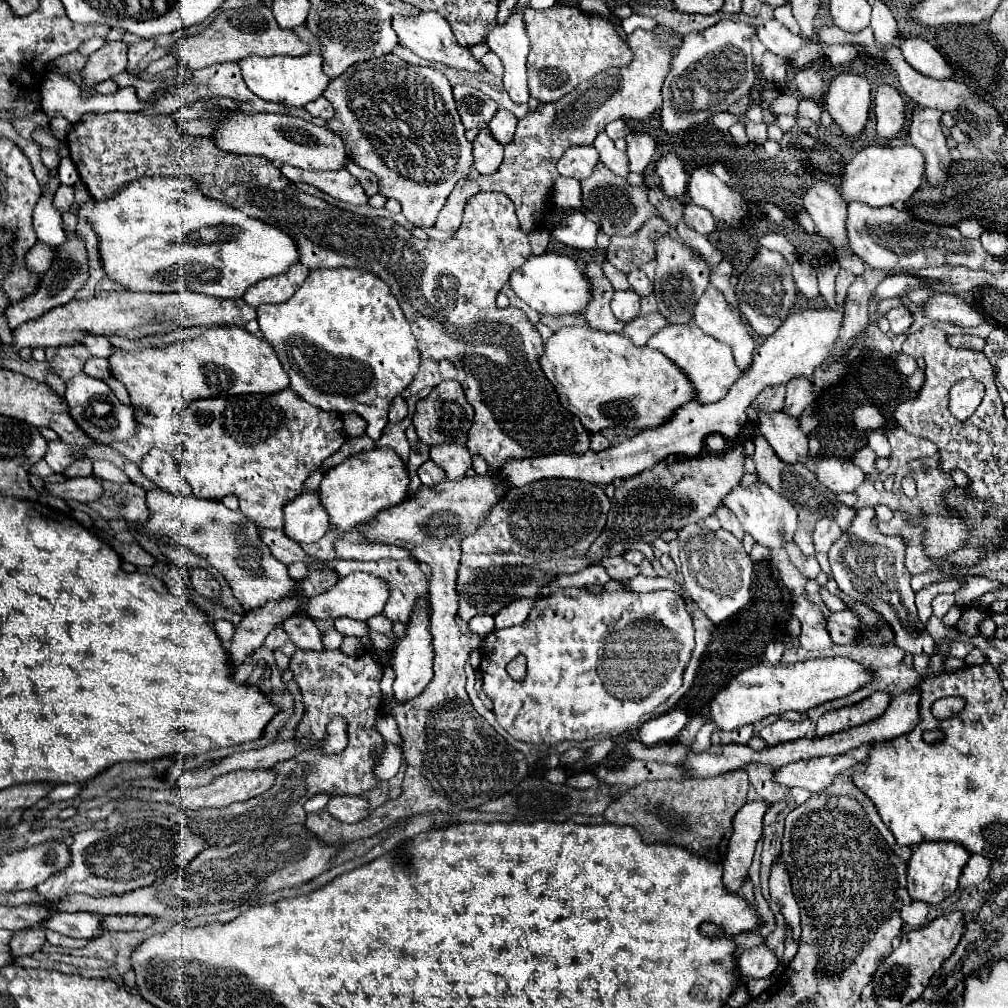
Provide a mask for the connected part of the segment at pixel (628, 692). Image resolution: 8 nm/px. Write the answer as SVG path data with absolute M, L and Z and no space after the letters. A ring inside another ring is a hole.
M567 587L567 589L557 589L553 595L549 597L541 597L535 601L535 607L531 609L529 617L525 619L523 625L517 627L507 627L507 629L495 629L491 633L485 635L485 641L481 643L479 651L481 651L481 677L483 677L483 691L485 695L493 701L493 713L497 713L497 721L499 725L517 741L525 741L525 743L543 743L543 745L555 745L561 741L585 741L585 739L593 739L599 733L607 733L607 731L619 731L621 733L626 730L639 729L644 722L663 713L655 713L657 707L661 707L661 703L665 699L669 699L679 687L681 687L681 675L683 669L687 667L689 659L691 659L691 651L695 647L693 641L693 623L691 623L691 615L685 607L685 601L673 593L673 591L651 591L651 593L631 593L631 591L615 591L615 593L591 593L585 587ZM517 655L525 655L527 659L527 675L523 681L513 681L507 675L507 663L511 659L515 659Z

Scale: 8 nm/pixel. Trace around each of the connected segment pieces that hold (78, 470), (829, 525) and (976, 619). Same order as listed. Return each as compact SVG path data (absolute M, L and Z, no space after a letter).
M83 457L83 459L73 461L71 467L67 467L63 475L67 479L73 479L73 477L89 477L89 475L93 475L93 465L91 465L89 457Z
M821 519L813 529L813 547L817 553L827 553L839 537L841 529L837 527L837 523L831 519Z
M965 609L963 615L961 615L961 619L959 619L959 623L957 623L957 629L965 631L967 635L975 635L979 631L979 623L985 617L989 617L989 615L987 613L981 613L977 609Z

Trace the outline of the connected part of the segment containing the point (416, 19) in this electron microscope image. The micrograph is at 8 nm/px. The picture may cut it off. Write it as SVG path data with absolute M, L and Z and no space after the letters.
M419 11L417 15L411 15L411 17L405 17L405 15L393 15L391 17L391 23L393 23L393 29L397 33L397 39L399 39L399 45L411 49L413 53L417 53L419 57L423 59L433 59L437 63L445 63L449 67L455 67L455 69L467 69L467 71L485 71L485 67L481 63L477 63L469 49L463 49L457 45L453 33L451 33L451 27L447 25L447 21L435 13L435 11Z

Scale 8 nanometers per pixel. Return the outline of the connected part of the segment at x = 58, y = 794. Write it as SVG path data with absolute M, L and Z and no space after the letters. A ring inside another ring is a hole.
M75 783L75 785L55 785L55 789L49 791L47 799L49 799L51 803L69 801L69 799L73 799L73 797L79 793L81 787L83 787L83 785L79 785L79 783Z

